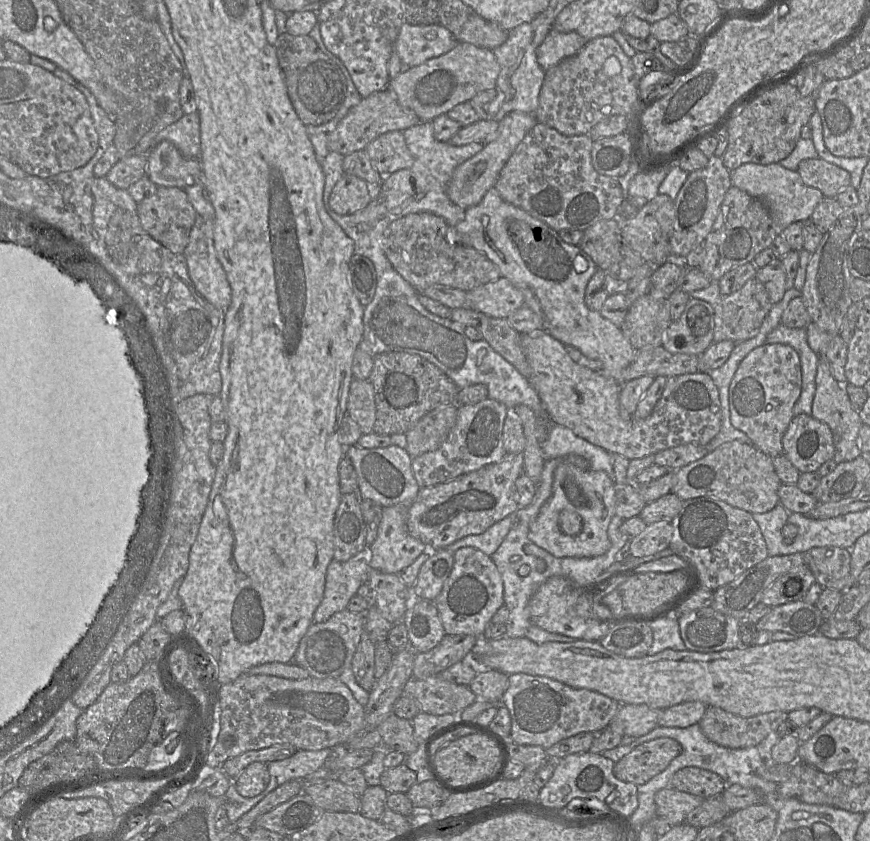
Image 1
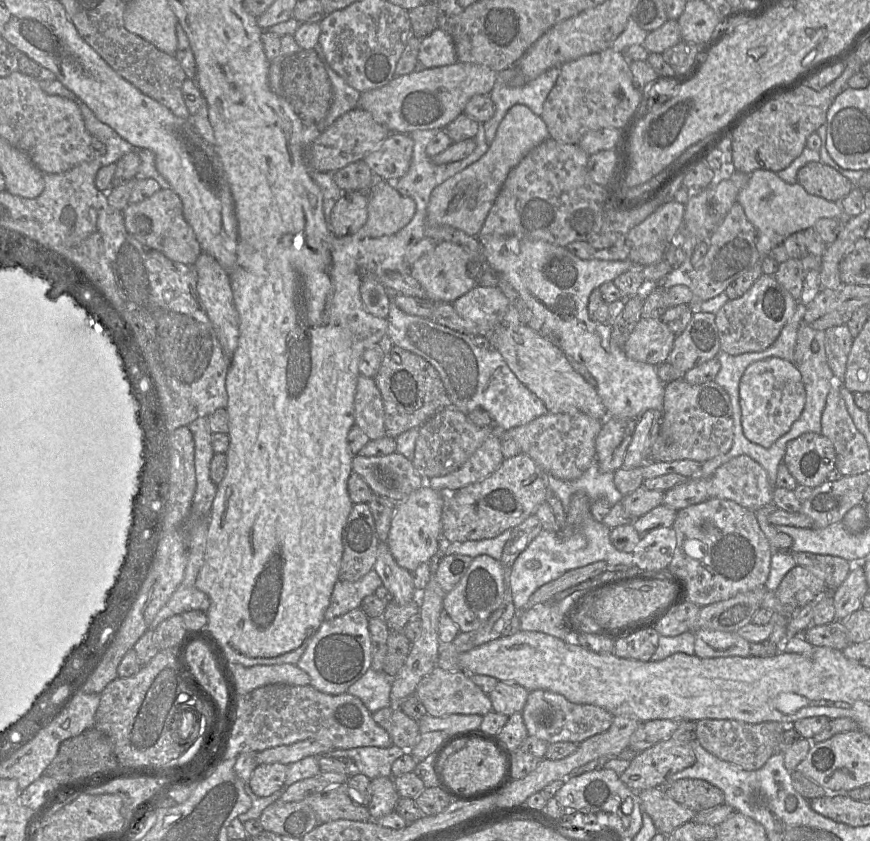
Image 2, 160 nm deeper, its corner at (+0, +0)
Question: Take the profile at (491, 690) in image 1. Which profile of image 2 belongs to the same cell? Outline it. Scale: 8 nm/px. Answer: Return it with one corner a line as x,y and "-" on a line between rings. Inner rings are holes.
499,681
495,689
488,694
495,712
511,716
522,712
529,691
515,683

